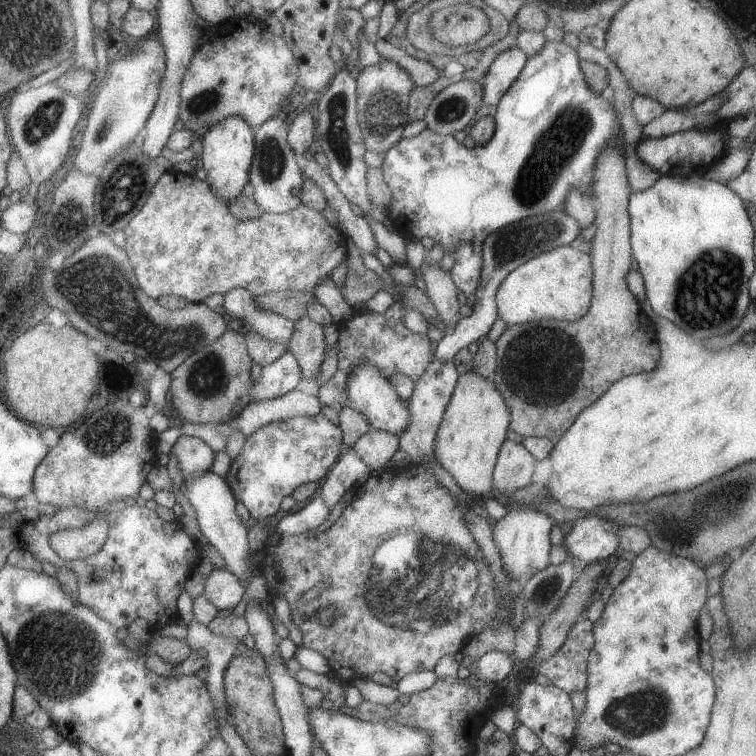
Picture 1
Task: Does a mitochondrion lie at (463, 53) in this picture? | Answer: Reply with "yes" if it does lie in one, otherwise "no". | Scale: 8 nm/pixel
no

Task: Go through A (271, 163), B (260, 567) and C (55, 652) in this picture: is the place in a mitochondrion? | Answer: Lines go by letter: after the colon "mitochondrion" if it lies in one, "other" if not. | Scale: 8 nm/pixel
A: mitochondrion
B: other
C: mitochondrion

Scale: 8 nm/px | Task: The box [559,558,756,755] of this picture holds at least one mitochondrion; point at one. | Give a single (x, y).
(643, 712)

